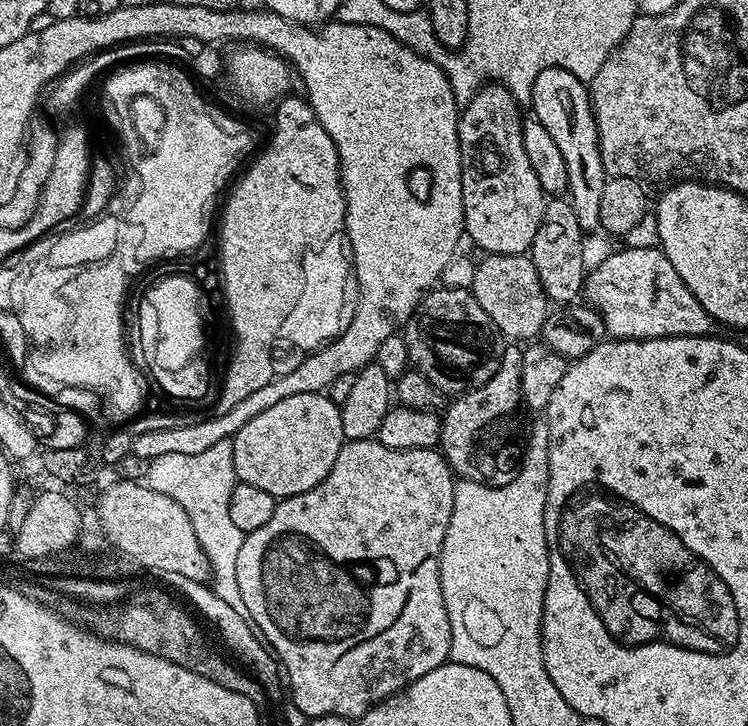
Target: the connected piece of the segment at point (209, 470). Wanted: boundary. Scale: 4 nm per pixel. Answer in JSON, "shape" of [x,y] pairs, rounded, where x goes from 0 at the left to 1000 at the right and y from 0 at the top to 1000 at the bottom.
{"shape":[[[307,603],[289,609],[277,620],[270,620],[266,625],[217,625],[197,638],[194,665],[203,675],[210,675],[214,680],[222,680],[223,685],[233,686],[243,702],[249,704],[250,712],[254,713],[255,725],[259,727],[259,736],[265,740],[266,751],[270,752],[271,760],[277,766],[279,784],[283,793],[283,811],[305,835],[311,836],[326,854],[333,855],[333,842],[329,840],[329,832],[320,817],[317,799],[317,774],[320,759],[324,758],[324,747],[328,734],[318,729],[307,709],[307,682],[317,667],[316,649],[311,636],[311,612]]]}

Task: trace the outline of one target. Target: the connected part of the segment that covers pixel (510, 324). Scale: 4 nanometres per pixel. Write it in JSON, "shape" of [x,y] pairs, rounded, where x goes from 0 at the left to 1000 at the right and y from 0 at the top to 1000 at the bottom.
{"shape":[[[652,350],[646,357],[631,380],[631,409],[639,421],[644,421],[644,427],[650,427],[650,433],[655,433],[655,444],[666,449],[672,463],[683,467],[686,463],[690,468],[701,468],[699,471],[715,470],[733,437],[735,415],[725,399],[714,361],[701,350]]]}

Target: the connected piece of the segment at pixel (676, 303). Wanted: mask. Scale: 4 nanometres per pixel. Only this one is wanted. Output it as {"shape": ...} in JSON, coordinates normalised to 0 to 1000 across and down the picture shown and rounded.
{"shape":[[[830,340],[830,347],[818,347],[797,371],[781,383],[779,412],[797,426],[805,438],[809,459],[826,468],[873,468],[897,463],[949,463],[955,457],[955,442],[949,433],[922,405],[917,388],[901,372],[896,355],[890,355],[886,342],[848,343]]]}

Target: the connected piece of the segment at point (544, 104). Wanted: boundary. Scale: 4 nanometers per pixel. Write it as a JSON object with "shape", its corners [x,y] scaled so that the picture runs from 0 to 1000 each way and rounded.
{"shape":[[[750,94],[725,96],[725,102],[714,107],[709,153],[719,169],[730,174],[730,180],[735,185],[735,190],[741,190],[746,208],[757,222],[757,245],[759,247],[757,274],[773,300],[773,311],[781,321],[791,322],[791,318],[802,314],[799,289],[810,238],[805,229],[805,212],[799,196],[797,164],[791,156],[787,117],[779,110],[767,107],[762,96]]]}

